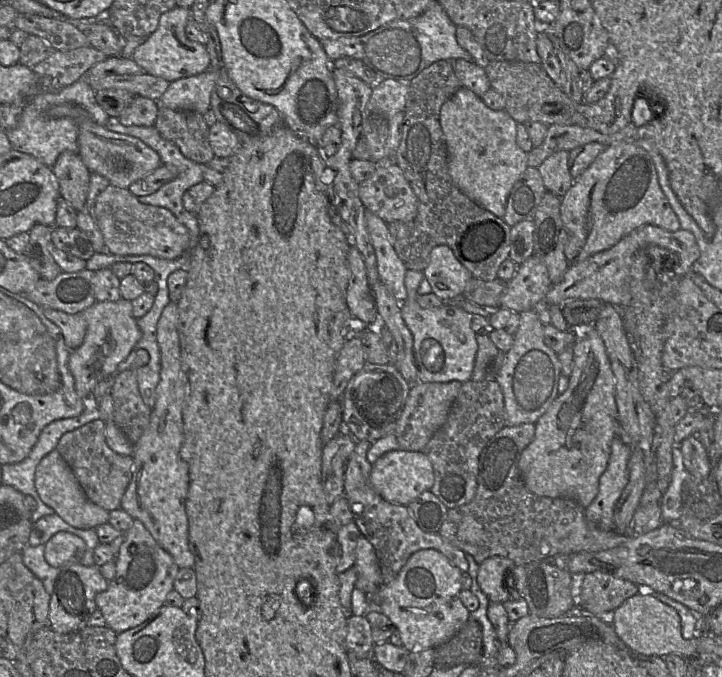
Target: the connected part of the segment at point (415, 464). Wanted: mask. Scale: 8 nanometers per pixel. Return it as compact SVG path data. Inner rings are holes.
M398 449L387 452L372 466L370 474L372 488L386 501L407 506L434 484L434 470L428 456L422 451Z

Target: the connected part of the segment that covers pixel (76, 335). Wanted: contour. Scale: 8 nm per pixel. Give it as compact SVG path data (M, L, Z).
M43 308L43 314L60 328L65 344L71 351L83 343L87 323L82 314L68 314L52 308Z

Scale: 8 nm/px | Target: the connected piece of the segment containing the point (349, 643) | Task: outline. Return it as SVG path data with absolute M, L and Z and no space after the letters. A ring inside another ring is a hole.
M350 614L345 639L347 654L353 654L360 659L372 657L374 646L371 625L367 617Z

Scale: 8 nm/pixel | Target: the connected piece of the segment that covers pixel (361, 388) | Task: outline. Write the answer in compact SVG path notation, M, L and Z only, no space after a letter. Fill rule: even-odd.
M372 364L365 366L349 381L342 397L344 432L355 440L367 440L371 443L390 434L379 429L372 431L365 422L372 425L391 425L399 421L405 408L412 384L400 373L395 364Z

